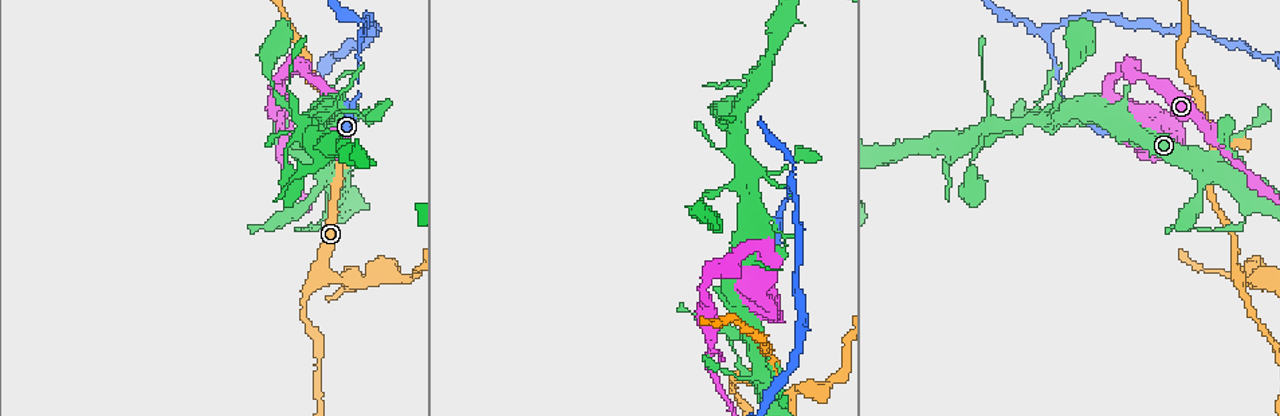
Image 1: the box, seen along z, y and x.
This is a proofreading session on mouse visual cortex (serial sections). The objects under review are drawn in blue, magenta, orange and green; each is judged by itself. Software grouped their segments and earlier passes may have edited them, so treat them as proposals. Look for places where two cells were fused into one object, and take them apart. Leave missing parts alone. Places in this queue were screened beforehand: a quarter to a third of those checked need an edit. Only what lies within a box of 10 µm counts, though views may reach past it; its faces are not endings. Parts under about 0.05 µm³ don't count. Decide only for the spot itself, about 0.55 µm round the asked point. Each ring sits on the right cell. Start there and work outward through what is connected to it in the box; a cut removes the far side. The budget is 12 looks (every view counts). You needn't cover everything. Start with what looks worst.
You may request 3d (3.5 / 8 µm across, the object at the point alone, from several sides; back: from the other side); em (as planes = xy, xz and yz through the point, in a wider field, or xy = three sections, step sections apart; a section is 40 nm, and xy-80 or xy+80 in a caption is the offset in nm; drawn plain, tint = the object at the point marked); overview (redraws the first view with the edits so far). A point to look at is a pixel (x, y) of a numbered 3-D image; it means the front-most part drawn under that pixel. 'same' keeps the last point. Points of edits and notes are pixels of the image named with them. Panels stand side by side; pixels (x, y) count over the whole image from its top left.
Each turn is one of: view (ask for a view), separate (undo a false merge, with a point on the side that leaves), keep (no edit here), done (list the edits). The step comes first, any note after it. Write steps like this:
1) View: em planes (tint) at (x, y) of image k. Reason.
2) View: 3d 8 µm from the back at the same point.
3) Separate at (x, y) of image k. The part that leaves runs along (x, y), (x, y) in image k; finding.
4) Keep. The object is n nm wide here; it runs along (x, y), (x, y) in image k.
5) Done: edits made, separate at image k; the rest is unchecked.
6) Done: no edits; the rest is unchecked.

View: 3d 8 µm at (766, 353) of image 1. A narrow waist.

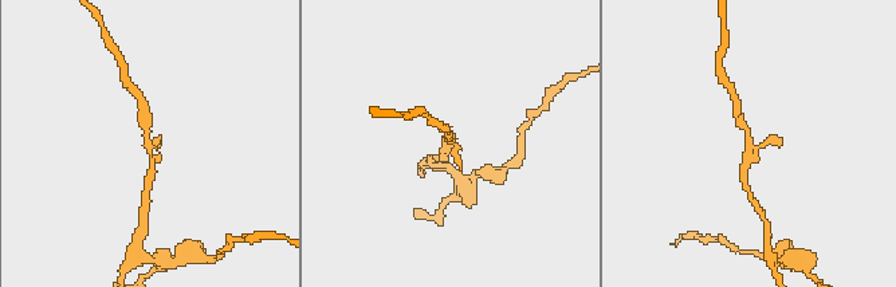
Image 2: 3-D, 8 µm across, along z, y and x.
View: 3d 3.5 µm from the back at the same point. Zoom in.

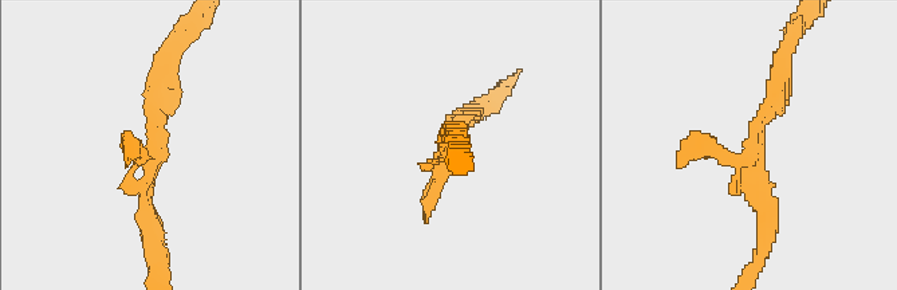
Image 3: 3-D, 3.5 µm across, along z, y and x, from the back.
View: em xy step 2 (tint) at (752, 127) of image 3.

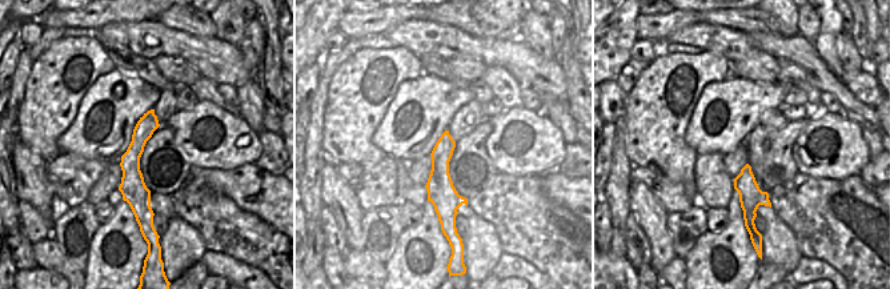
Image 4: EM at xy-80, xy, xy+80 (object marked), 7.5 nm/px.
Keep. All the same cell.

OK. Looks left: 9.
View: 3d 8 µm at (779, 171) of image 1. A narrow waist.

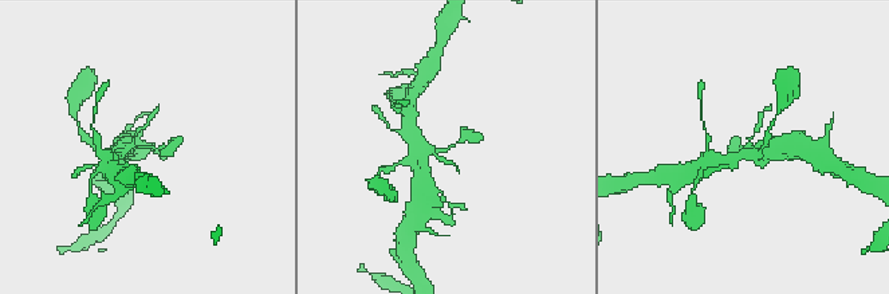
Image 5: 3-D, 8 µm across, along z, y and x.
View: 3d 3.5 µm at the same point. Zoom in.

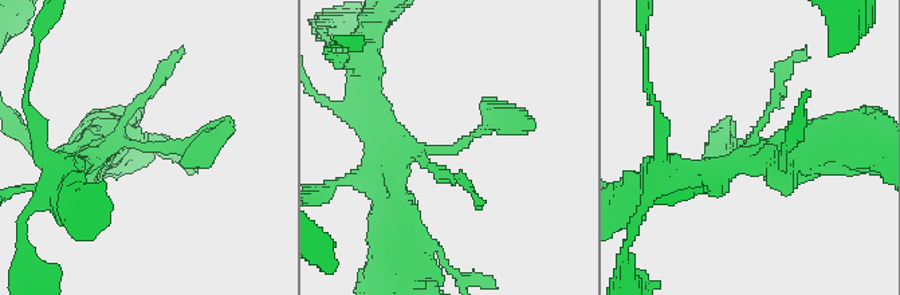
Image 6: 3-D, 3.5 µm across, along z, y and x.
View: em xy step 1 (tint) at (150, 144) of image 6.

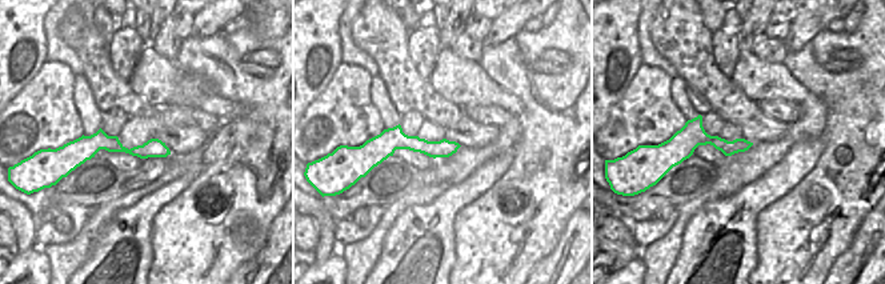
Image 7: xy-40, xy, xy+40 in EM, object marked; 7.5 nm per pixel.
Keep. It runs along (165, 151), (91, 144), (75, 154) in image 7; one cell here.

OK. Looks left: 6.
View: 3d 3.5 µm at (365, 36) of image 1. A fork.

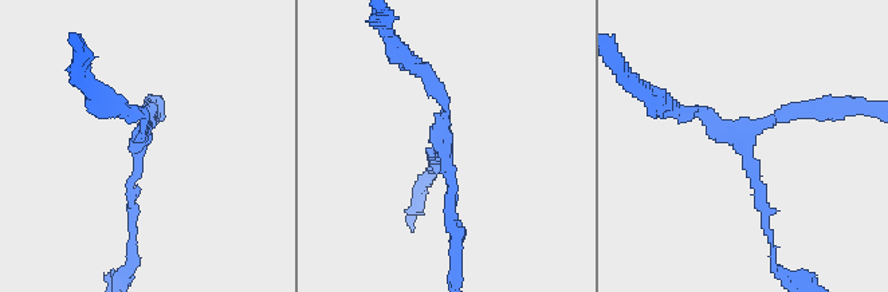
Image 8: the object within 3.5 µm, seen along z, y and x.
View: em xy step 2 (tint) at (442, 145) of image 8. 3 arms meet here; the arms are 100, 150, 200 nm wide.

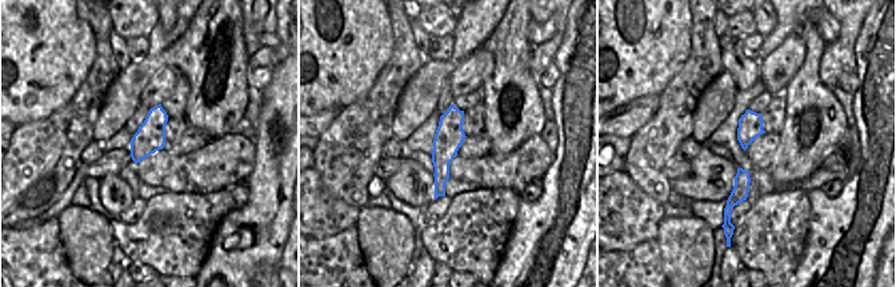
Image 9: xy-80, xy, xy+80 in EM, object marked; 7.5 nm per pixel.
Keep. It runs along (765, 225), (747, 138), (782, 114), (826, 110) in image 8; continuous, no second cell.

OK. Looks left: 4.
View: 3d 3.5 µm at (308, 294) of image 1. Calibre changes.

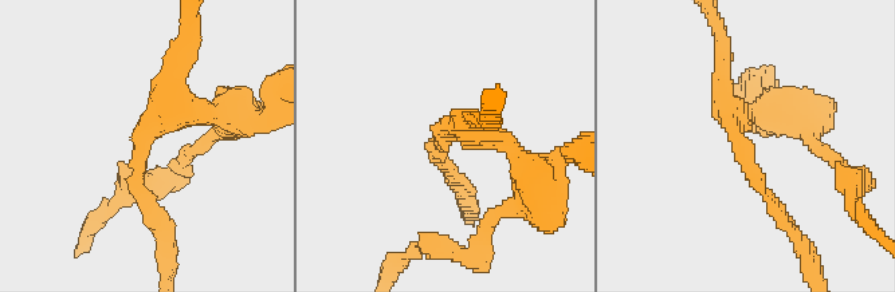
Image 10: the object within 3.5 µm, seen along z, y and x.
View: em xy step 2 (tint) at (444, 134) of image 10. The arms are 150, 250 nm wide; shape alone is not enough.

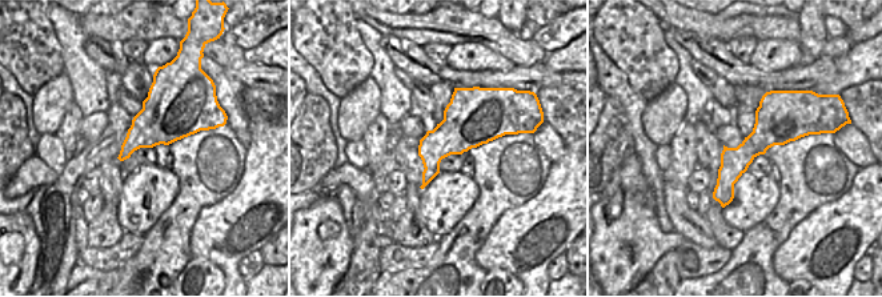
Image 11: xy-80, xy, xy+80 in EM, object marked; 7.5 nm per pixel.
Keep. The object is 340 nm wide here; it runs along (722, 67), (733, 129), (781, 216) in image 10; one cell here.

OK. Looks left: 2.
View: 3d 3.5 µm from the back at (312, 77) of image 1. Calibre changes.

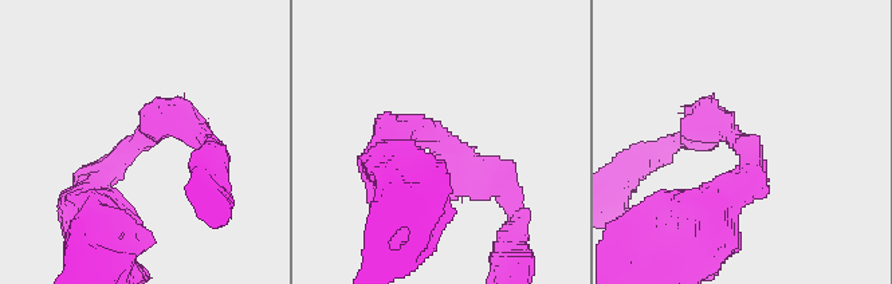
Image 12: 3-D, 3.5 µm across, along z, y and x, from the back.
View: em xy step 2 (tint) at (741, 142) of image 12. The arms are 350, 350 nm wide; shape alone is not enough.

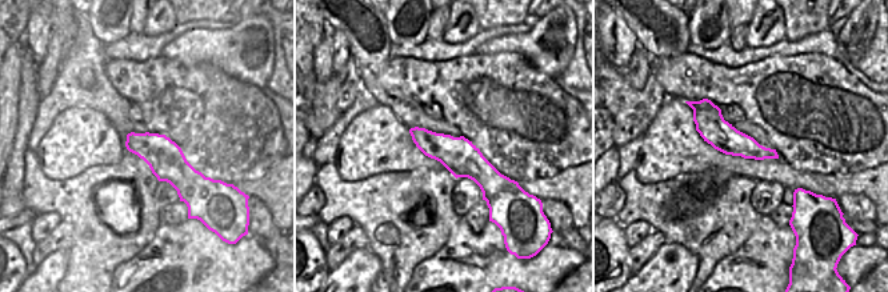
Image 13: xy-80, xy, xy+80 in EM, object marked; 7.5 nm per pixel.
Keep. The object is 280 nm wide here; it runs along (414, 131), (459, 155), (500, 188) in image 13; all the same cell.

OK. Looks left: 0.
Done: no edits; the rest is unchecked.

